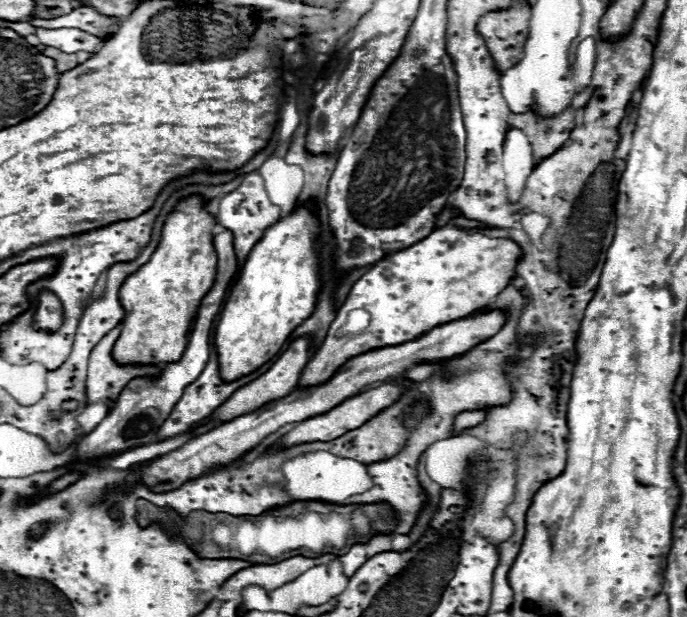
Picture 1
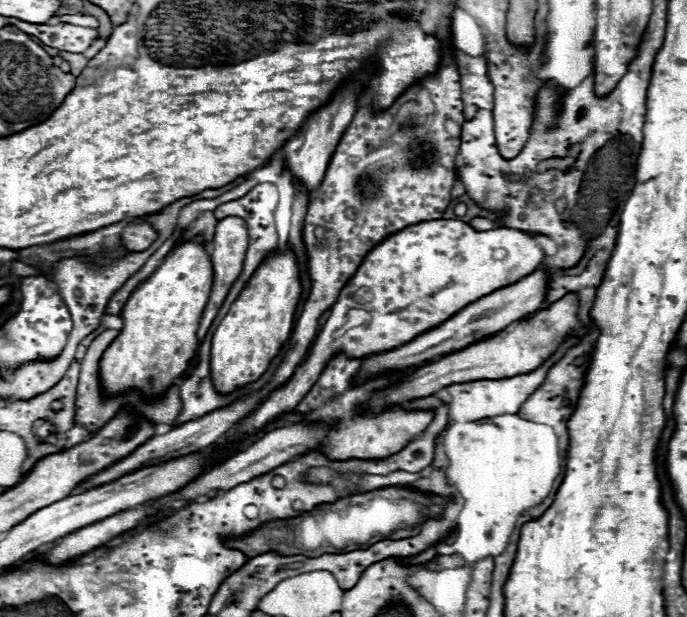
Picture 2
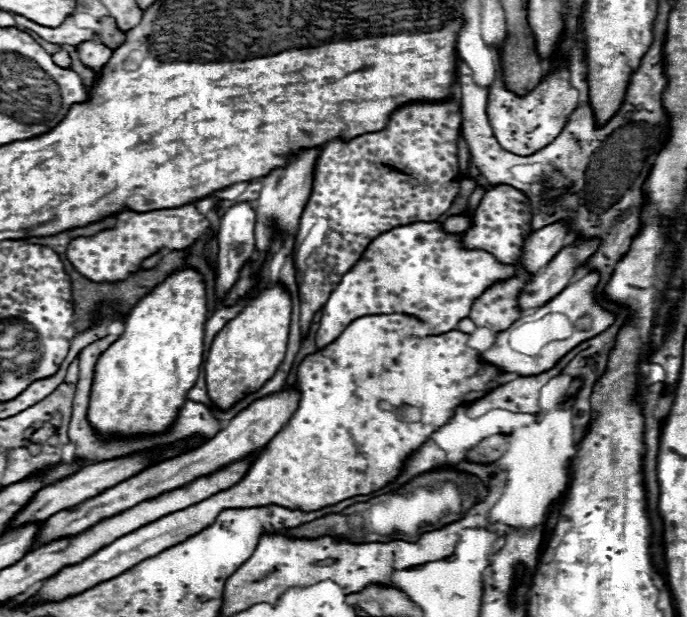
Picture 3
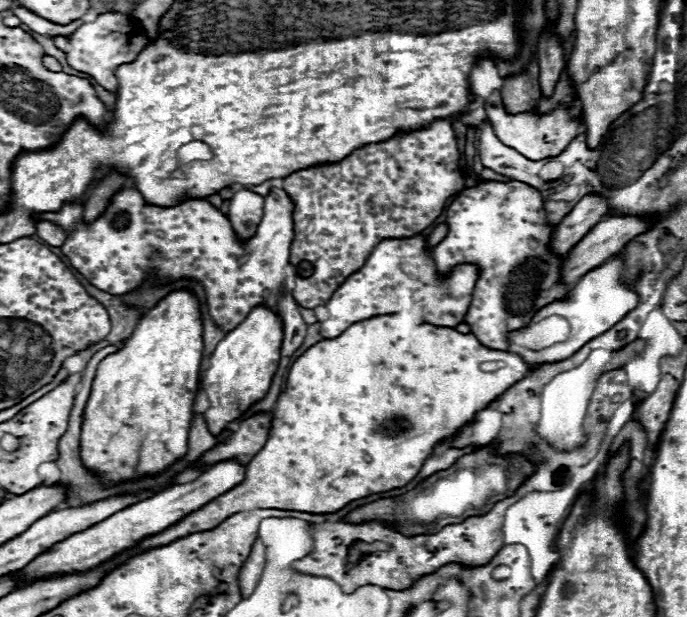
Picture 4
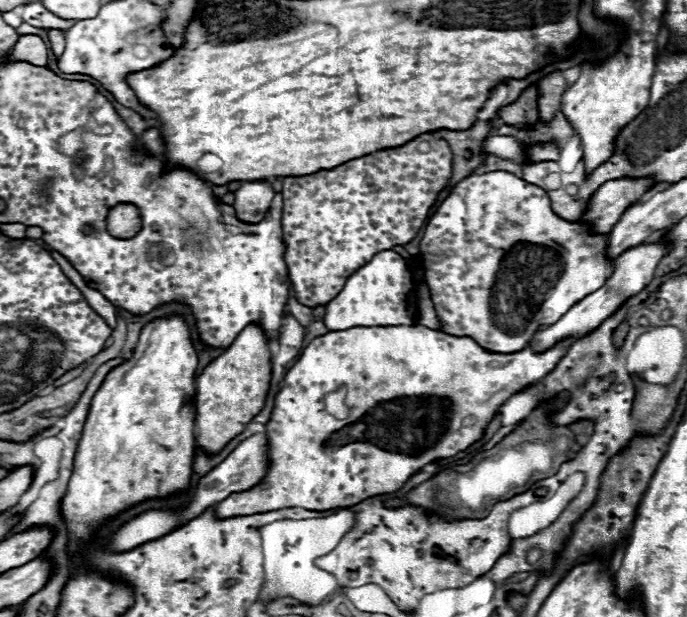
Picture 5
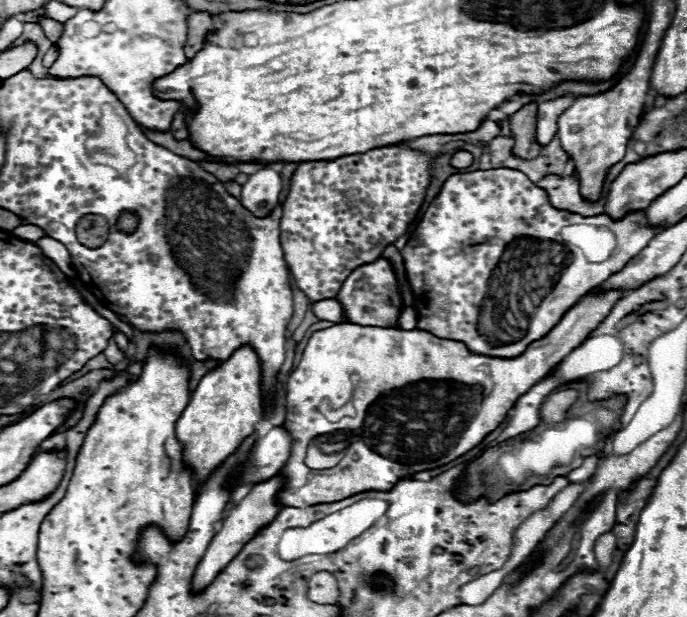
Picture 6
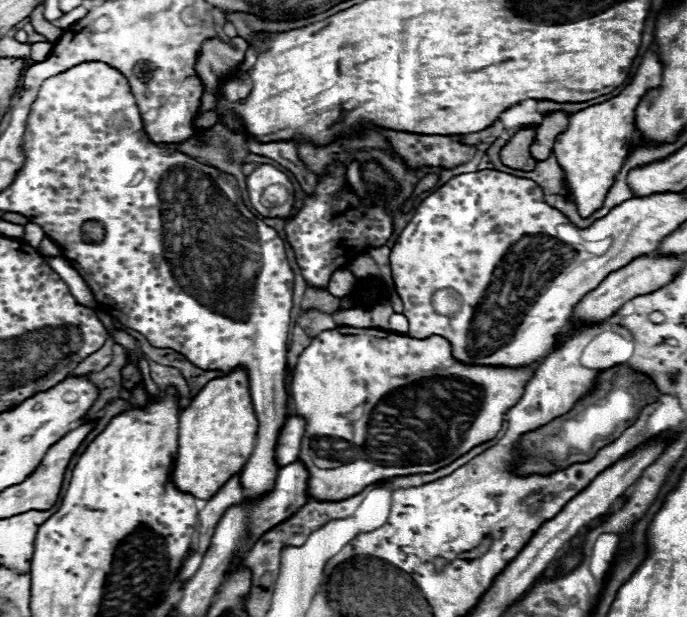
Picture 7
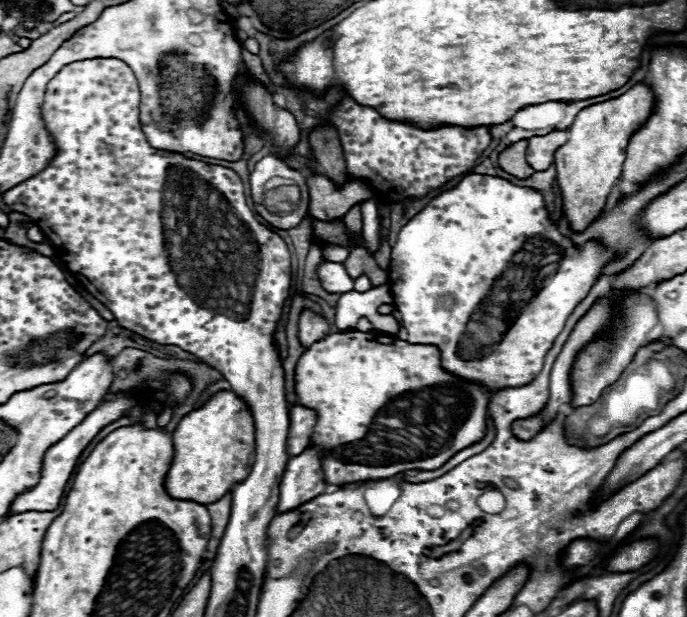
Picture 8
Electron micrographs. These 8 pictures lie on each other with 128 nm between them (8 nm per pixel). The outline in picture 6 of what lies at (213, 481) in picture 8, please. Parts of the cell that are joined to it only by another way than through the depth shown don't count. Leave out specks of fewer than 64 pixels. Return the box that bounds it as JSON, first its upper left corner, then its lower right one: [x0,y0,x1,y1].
[176,346,262,484]

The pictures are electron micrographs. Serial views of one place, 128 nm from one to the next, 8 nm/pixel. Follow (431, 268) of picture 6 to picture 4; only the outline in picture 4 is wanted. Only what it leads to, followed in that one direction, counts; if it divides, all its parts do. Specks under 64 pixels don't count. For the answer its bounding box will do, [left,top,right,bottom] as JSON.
[434,180,570,350]

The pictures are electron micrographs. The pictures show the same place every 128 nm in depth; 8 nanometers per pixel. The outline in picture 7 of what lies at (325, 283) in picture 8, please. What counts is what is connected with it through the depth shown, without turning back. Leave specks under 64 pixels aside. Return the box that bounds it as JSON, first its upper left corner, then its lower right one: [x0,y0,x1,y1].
[328,268,356,298]

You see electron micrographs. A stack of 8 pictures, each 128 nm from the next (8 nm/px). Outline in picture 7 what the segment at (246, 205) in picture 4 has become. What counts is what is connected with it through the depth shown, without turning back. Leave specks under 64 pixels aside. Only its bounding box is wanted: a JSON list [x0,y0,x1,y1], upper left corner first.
[246,164,290,216]

